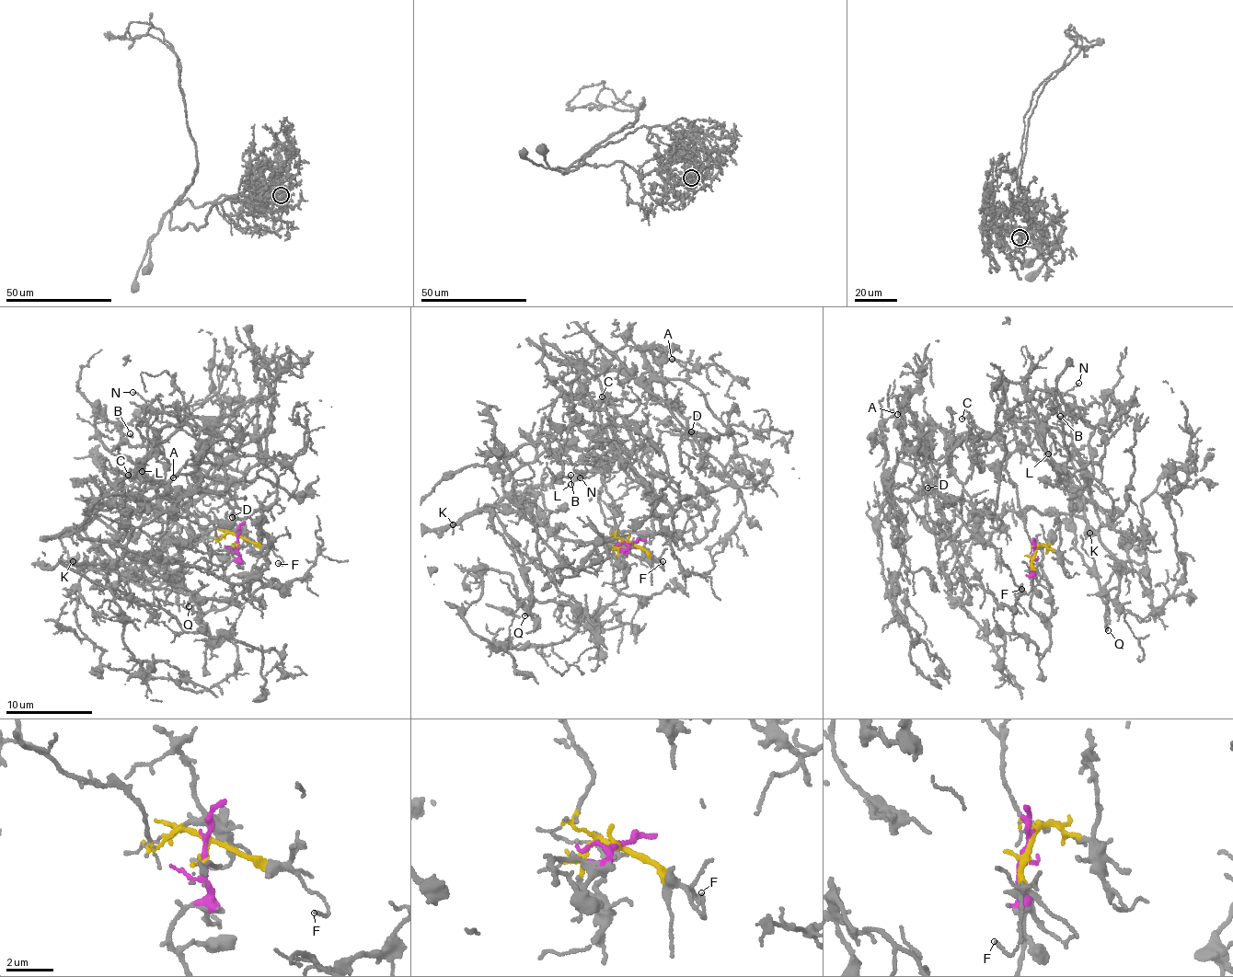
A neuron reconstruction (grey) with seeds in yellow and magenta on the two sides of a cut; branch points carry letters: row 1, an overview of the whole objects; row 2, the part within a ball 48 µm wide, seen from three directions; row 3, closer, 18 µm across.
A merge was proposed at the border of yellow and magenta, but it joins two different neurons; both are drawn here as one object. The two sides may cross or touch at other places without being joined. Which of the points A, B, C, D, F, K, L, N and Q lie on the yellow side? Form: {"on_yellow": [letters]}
{"on_yellow": ["A", "C", "D", "F", "L", "N"]}

